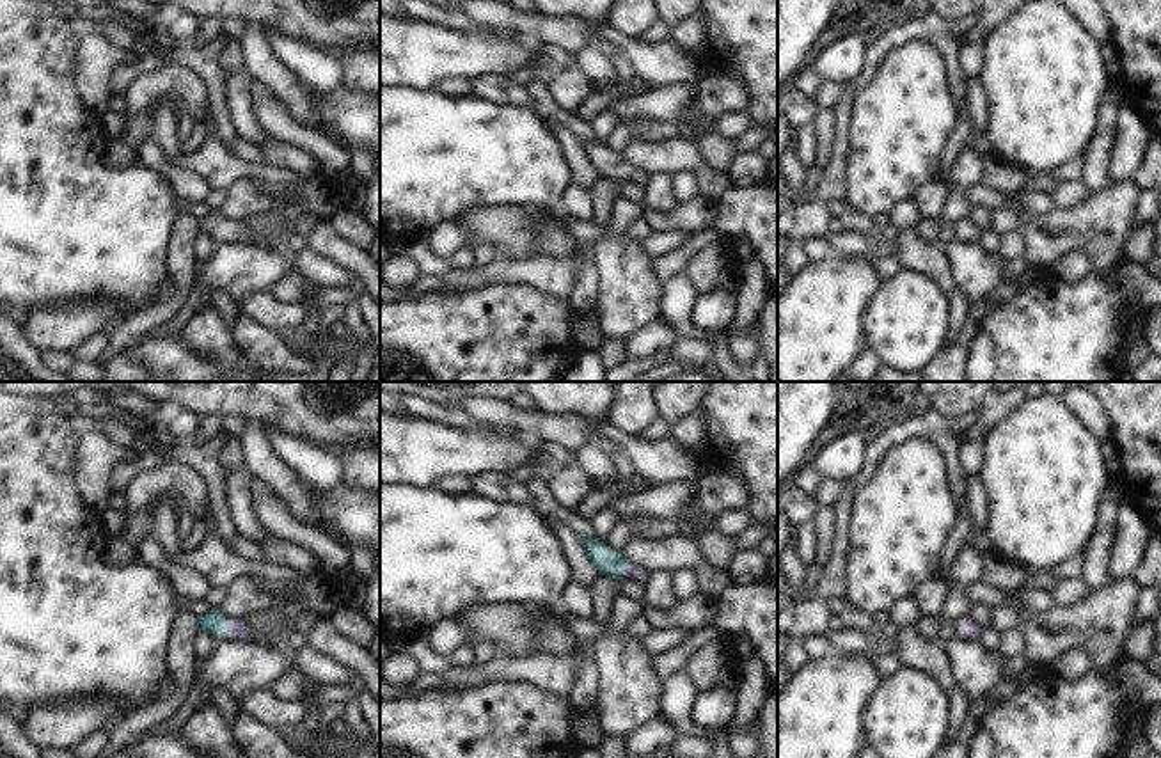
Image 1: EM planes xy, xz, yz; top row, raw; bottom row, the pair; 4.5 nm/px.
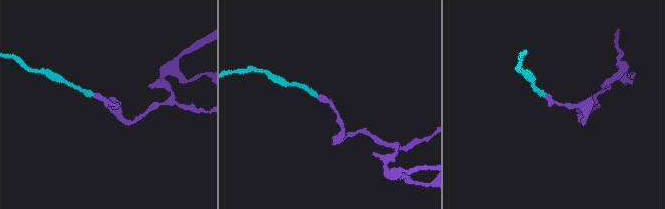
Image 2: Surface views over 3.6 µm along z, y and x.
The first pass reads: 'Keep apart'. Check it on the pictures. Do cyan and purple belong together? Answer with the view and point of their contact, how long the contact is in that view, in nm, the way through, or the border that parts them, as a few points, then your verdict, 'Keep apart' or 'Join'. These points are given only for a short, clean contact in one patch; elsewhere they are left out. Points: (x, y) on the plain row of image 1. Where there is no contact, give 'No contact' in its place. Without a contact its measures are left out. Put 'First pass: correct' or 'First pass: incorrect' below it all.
Touches cyan at xy (226, 231). Shared border 70 nm. Path across: xy (213, 224), (226, 231), (236, 233). Join.
First pass: incorrect

